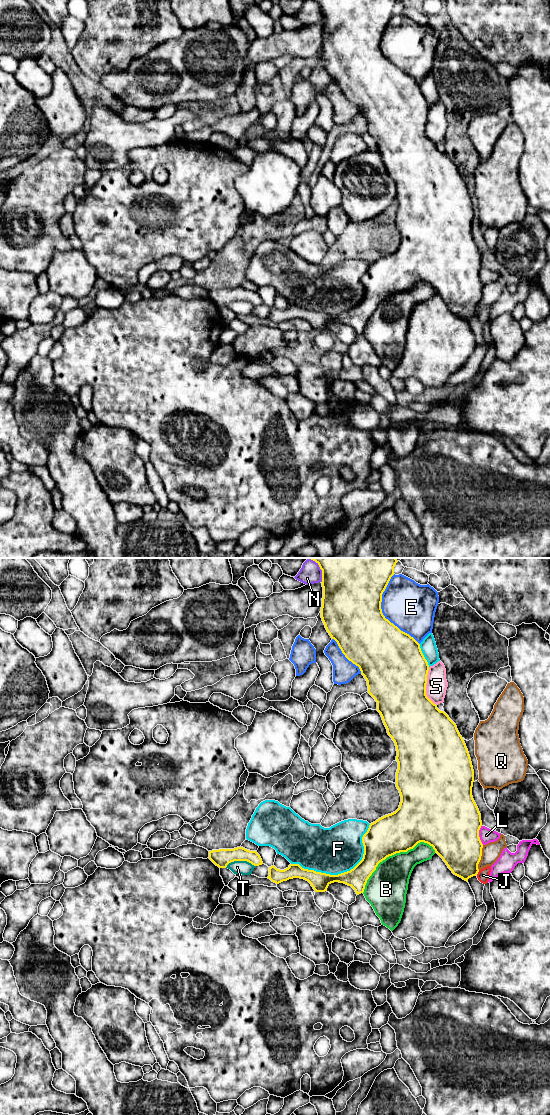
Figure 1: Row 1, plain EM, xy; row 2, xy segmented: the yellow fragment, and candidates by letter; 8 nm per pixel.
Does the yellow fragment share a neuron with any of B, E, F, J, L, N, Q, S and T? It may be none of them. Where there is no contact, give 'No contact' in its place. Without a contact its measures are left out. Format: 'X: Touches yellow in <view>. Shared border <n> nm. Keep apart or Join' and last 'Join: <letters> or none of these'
B: Touches yellow in xy. Shared border 700 nm. Keep apart
E: Touches yellow in xy. Shared border 600 nm. Keep apart
F: Touches yellow in xy. Shared border 700 nm. Keep apart
J: Touches yellow in xy. Shared border 50 nm. Keep apart
L: Touches yellow in xy. Shared border 160 nm. Keep apart
N: Touches yellow in xy. Shared border 200 nm. Keep apart
Q: Touches yellow in xy. Shared border 200 nm. Keep apart
S: Touches yellow in xy. Shared border 320 nm. Keep apart
T: Touches yellow in xy. Shared border 240 nm. Keep apart
Join: none of these

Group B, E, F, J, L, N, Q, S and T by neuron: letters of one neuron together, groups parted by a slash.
B / E / F / J / L / N / Q / S / T

